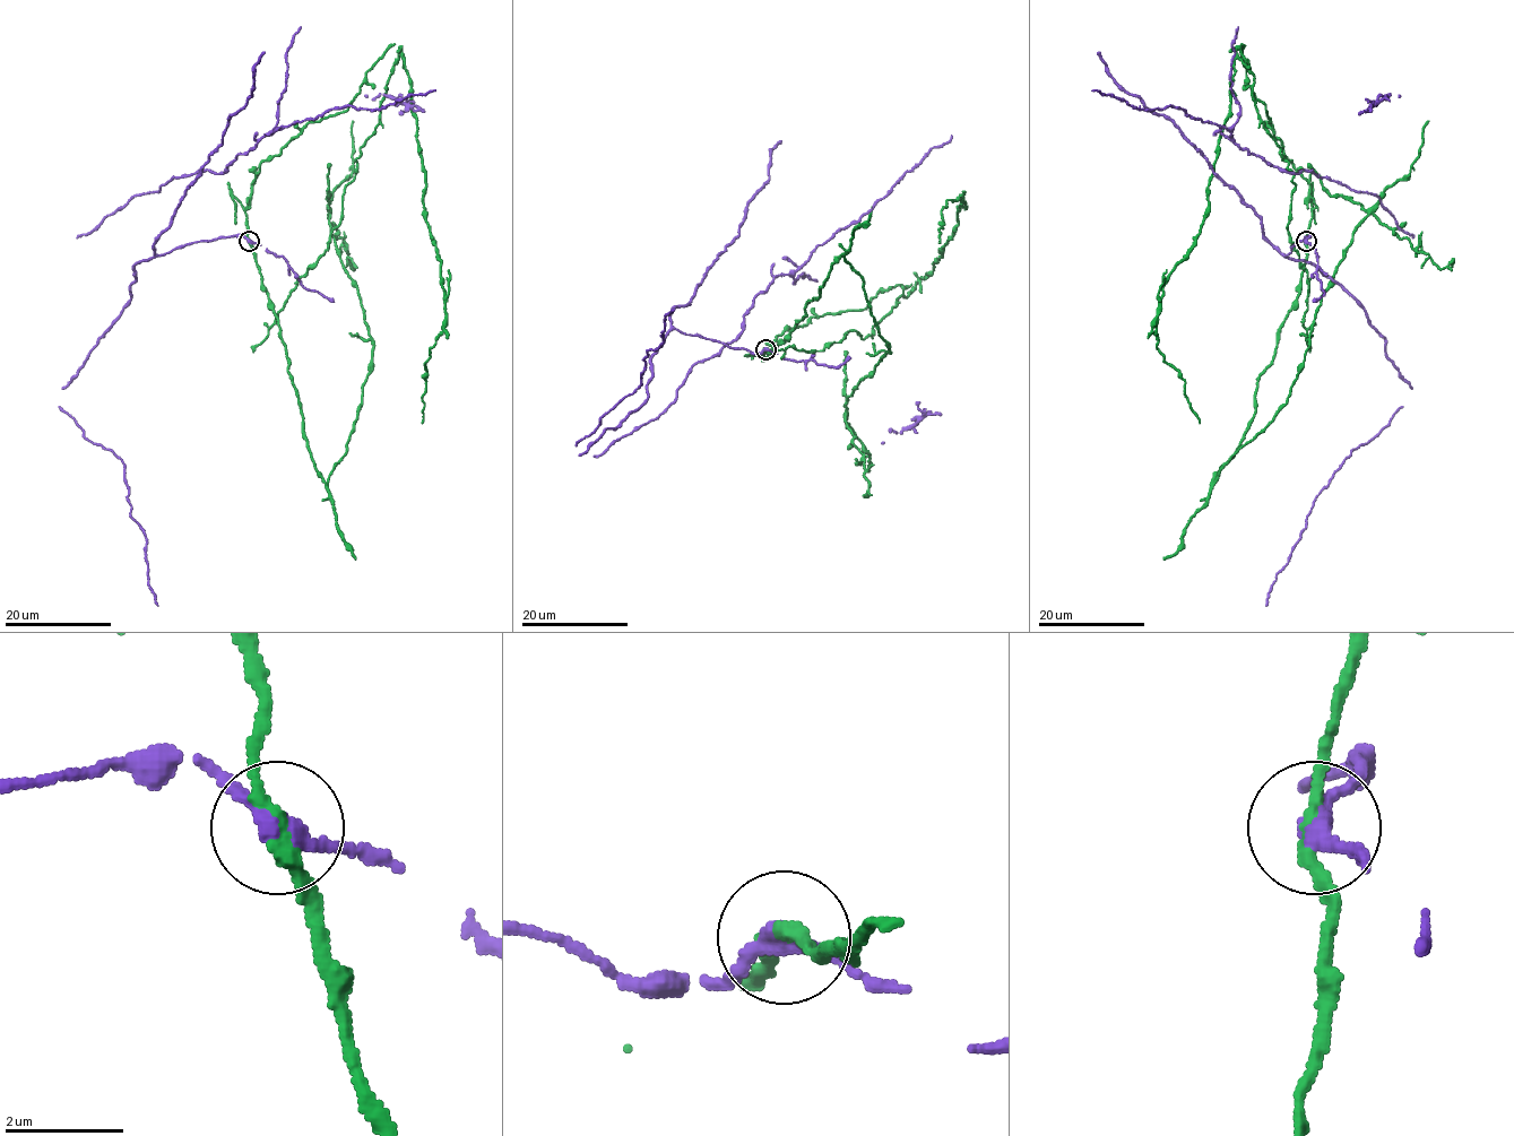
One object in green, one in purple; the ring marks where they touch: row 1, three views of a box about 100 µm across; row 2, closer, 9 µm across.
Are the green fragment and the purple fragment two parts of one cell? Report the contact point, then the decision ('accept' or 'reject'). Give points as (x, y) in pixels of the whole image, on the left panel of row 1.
place (249, 241); reject

